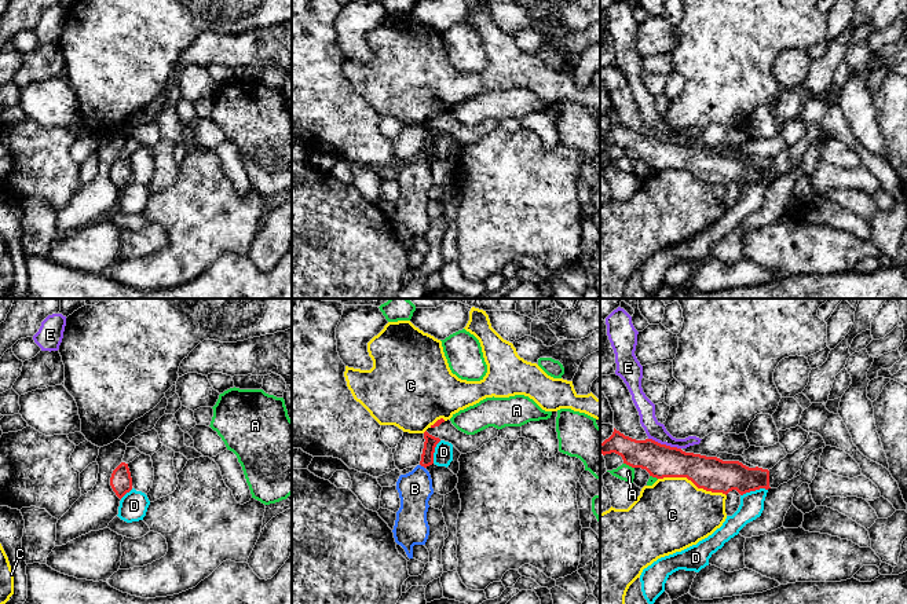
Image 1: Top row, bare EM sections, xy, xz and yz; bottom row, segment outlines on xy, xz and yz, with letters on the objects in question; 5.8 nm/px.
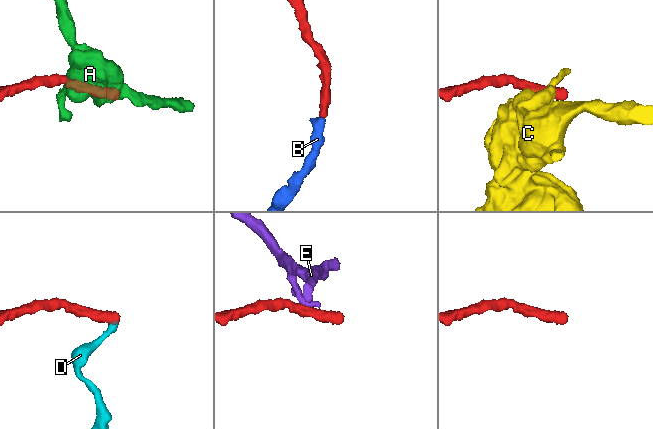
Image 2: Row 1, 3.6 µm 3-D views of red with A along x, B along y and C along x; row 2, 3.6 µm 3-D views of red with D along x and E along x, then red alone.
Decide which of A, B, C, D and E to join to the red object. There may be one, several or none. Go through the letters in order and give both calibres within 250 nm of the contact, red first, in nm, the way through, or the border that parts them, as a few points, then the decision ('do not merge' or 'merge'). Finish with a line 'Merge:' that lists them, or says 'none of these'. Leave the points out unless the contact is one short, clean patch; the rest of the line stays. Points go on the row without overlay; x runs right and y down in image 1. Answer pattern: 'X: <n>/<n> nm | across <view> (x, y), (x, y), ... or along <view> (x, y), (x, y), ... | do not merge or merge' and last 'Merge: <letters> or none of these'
A: 190/90 nm | do not merge
B: 80/200 nm | across xz (427, 149), (423, 157), (414, 180) | merge
C: 200/420 nm | along yz (658, 169), (687, 169), (698, 179), (721, 183), (726, 187) | do not merge
D: 200/140 nm | along yz (767, 180), (750, 182), (741, 187) | do not merge
E: 190/110 nm | along yz (648, 130), (680, 141) | do not merge
Merge: B

